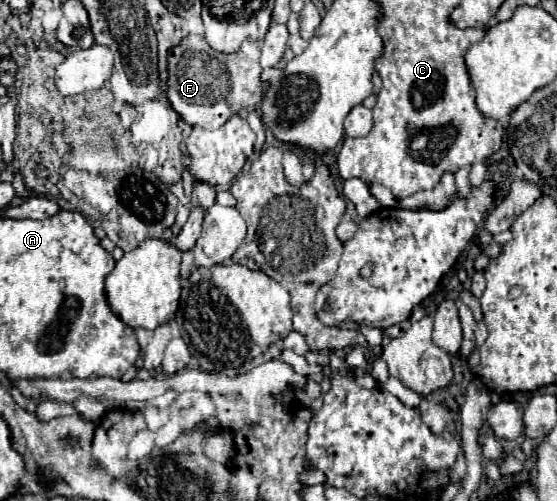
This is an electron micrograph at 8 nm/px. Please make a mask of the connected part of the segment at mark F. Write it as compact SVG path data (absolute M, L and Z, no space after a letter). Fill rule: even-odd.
M187 36L175 50L169 50L167 56L167 98L171 108L187 122L189 126L199 128L219 128L227 118L237 114L243 108L255 108L263 100L263 68L259 66L259 50L257 40L247 40L241 48L229 56L215 52L205 38ZM231 84L231 86L225 86Z

